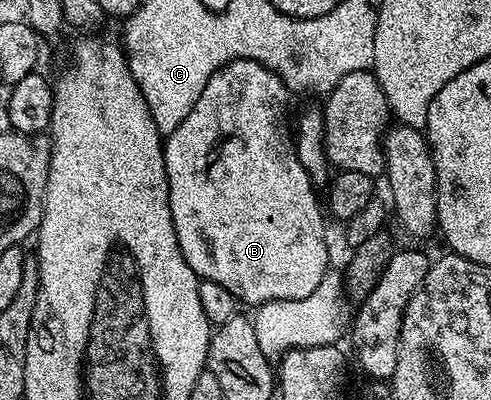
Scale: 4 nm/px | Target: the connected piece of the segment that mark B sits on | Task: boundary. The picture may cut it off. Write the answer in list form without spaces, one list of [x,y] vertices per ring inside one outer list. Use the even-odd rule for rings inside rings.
[[[231,60],[229,64],[222,66],[208,79],[198,102],[194,102],[190,114],[186,114],[186,118],[182,118],[182,126],[174,129],[164,140],[170,214],[174,218],[178,246],[182,250],[186,262],[194,269],[200,280],[218,282],[218,286],[226,286],[226,290],[230,290],[230,294],[234,294],[241,305],[259,306],[275,300],[306,298],[306,294],[314,294],[314,290],[318,290],[322,278],[330,271],[328,240],[324,237],[326,212],[321,201],[320,204],[316,201],[317,189],[306,174],[296,153],[294,136],[290,131],[290,124],[288,128],[288,116],[284,113],[284,103],[288,99],[290,99],[290,93],[284,87],[284,82],[277,72],[271,72],[265,64],[259,64],[256,60]]]

